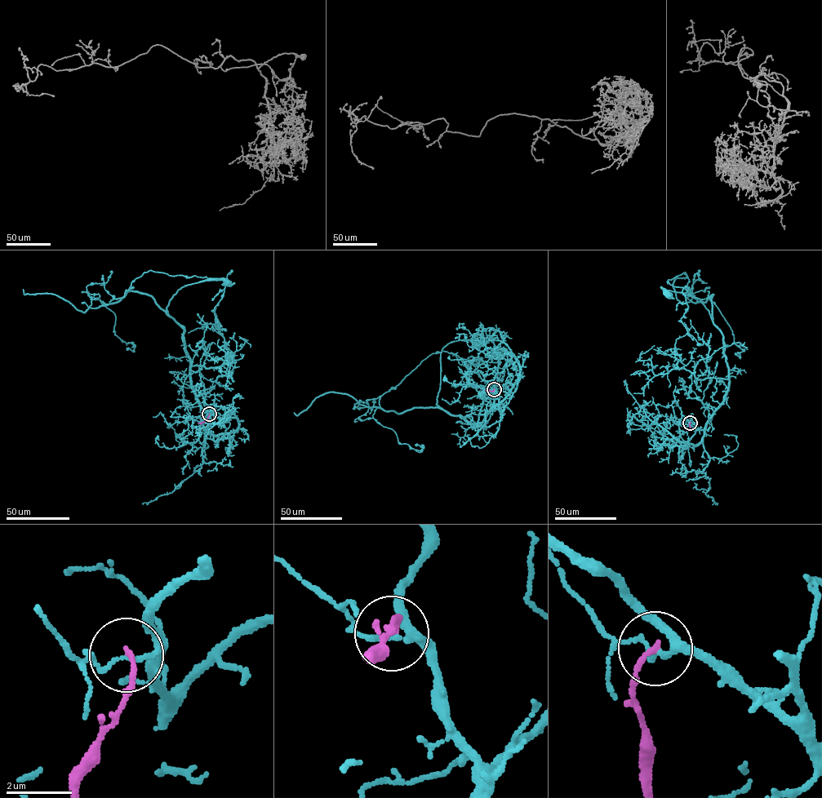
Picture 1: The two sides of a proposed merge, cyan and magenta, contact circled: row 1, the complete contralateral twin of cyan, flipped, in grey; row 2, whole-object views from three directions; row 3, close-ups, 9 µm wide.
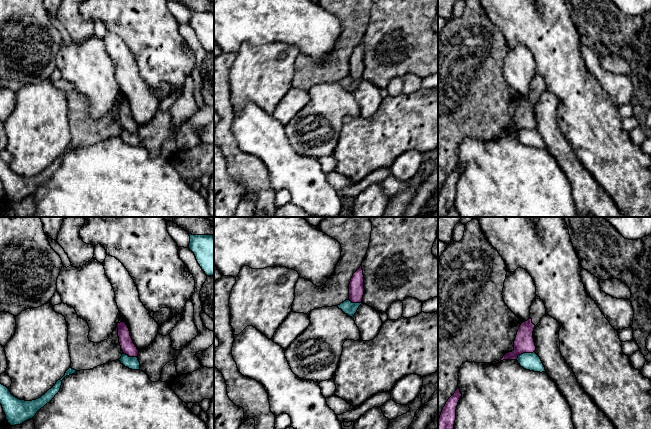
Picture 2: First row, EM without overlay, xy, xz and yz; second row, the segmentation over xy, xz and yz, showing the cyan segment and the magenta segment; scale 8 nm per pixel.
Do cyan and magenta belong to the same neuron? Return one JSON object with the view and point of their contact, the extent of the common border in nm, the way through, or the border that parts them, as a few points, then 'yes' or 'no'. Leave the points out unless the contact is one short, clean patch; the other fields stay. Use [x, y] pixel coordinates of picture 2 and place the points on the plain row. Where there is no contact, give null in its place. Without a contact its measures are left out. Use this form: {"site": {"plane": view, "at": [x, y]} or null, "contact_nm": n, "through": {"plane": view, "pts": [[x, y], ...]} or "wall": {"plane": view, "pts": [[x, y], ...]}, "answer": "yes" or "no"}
{"site": {"plane": "yz", "at": [524, 129]}, "contact_nm": 170, "wall": {"plane": "yz", "pts": [[534, 127], [521, 129], [516, 135]]}, "answer": "no"}

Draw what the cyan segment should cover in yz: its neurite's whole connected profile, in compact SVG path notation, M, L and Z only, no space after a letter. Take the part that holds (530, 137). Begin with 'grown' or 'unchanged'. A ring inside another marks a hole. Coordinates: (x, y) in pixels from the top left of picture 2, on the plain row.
unchanged; M535 128L523 129L518 132L517 137L526 146L540 149L546 147L540 133Z

